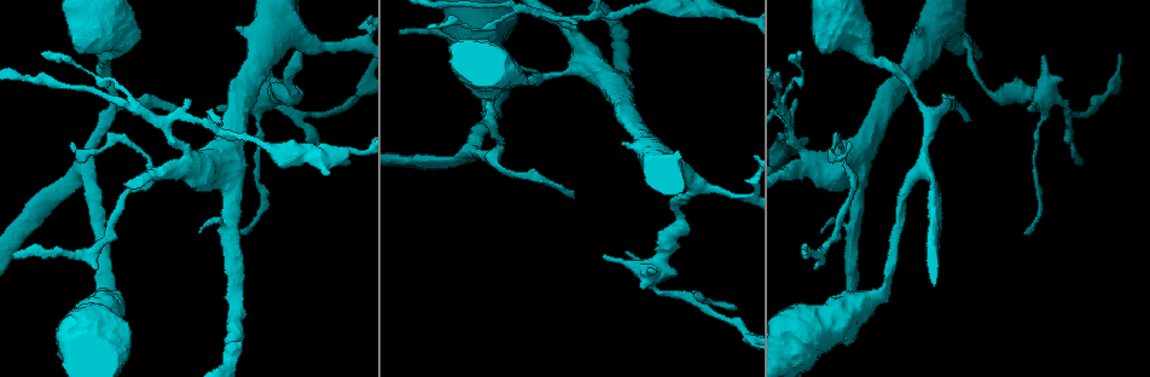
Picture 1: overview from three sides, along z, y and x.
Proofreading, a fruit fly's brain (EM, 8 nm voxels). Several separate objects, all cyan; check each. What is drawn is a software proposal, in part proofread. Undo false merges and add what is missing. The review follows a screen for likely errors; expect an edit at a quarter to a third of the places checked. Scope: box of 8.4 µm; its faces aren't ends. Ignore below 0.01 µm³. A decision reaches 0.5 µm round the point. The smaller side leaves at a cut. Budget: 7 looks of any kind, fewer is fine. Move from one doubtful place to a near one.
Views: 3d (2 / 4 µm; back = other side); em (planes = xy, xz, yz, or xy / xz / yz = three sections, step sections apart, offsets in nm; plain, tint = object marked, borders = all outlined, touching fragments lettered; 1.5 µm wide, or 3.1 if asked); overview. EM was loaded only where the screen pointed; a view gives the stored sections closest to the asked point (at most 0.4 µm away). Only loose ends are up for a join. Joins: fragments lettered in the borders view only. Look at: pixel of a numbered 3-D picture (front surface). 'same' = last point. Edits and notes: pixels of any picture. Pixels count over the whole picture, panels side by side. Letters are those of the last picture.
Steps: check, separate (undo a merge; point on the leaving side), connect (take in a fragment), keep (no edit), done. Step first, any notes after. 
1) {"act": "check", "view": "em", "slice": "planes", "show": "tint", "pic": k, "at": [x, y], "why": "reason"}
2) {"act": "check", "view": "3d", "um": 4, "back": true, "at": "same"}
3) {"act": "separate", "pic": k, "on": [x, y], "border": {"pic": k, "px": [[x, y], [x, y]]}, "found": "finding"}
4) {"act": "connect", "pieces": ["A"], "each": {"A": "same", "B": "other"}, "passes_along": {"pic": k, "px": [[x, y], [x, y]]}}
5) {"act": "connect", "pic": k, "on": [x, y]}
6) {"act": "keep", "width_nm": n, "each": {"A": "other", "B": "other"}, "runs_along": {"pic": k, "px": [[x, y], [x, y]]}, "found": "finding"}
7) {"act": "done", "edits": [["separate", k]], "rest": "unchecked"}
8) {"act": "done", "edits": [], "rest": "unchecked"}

{"act": "check", "view": "em", "slice": "planes", "show": "plain", "pic": 1, "at": [574, 195], "why": "thin end"}

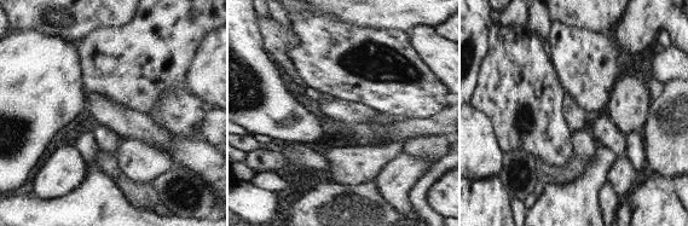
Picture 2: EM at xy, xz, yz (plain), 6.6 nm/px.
{"act": "check", "view": "em", "slice": "planes", "show": "borders", "at": "same", "why": "see the neighbours"}

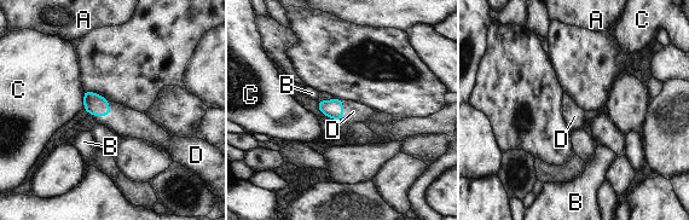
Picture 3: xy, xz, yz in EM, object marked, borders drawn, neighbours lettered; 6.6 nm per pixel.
{"act": "connect", "pieces": ["D"], "each": {"A": "other", "B": "other", "C": "other", "D": "same"}, "passes_along": {"pic": 3, "px": [[94, 104], [108, 115], [123, 121]]}, "found": "it goes on there"}

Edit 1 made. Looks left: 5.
{"act": "check", "view": "overview"}

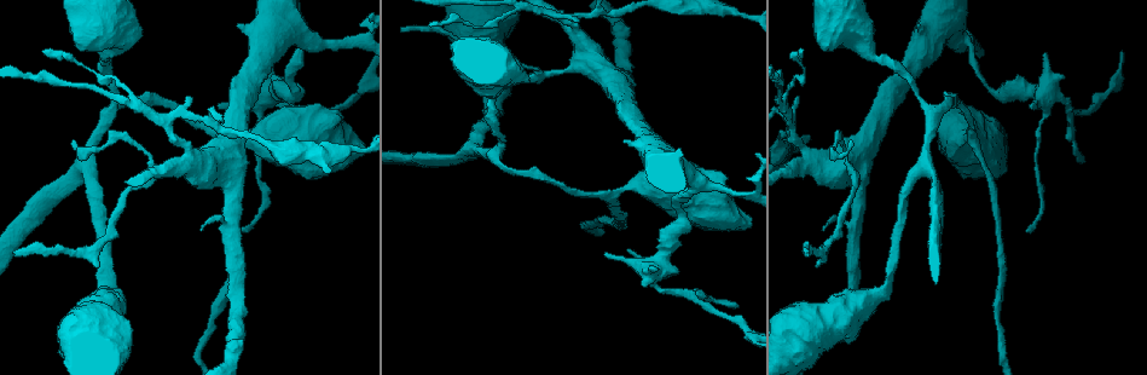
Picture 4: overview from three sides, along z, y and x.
{"act": "check", "view": "em", "slice": "xz", "step": 8, "show": "tint", "pic": 4, "at": [498, 159], "why": "a narrow waist"}

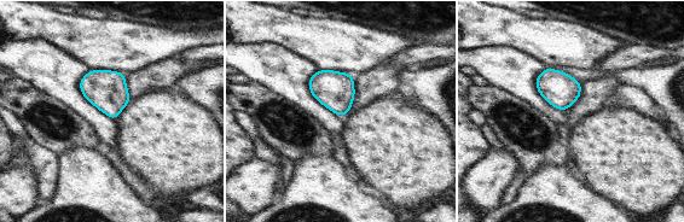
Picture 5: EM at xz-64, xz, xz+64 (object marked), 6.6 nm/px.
{"act": "check", "view": "em", "slice": "xy", "step": 8, "show": "borders", "at": "same"}

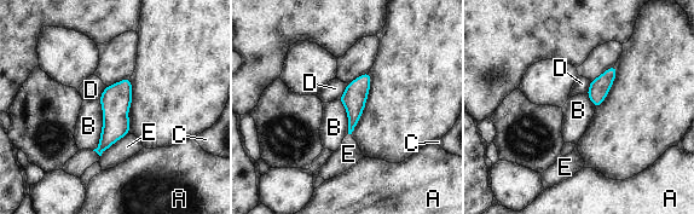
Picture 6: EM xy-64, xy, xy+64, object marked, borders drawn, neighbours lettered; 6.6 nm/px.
{"act": "keep", "each": {"A": "other", "B": "other", "C": "other", "D": "other", "E": "other"}, "found": "one neuron here"}

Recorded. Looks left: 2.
{"act": "check", "view": "em", "slice": "planes", "show": "tint", "pic": 4, "at": [42, 51], "why": "tapers out"}

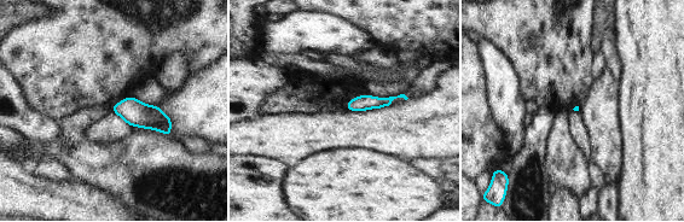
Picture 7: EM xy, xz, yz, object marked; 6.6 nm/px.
{"act": "check", "view": "em", "slice": "planes", "show": "borders", "at": "same", "why": "see the neighbours"}

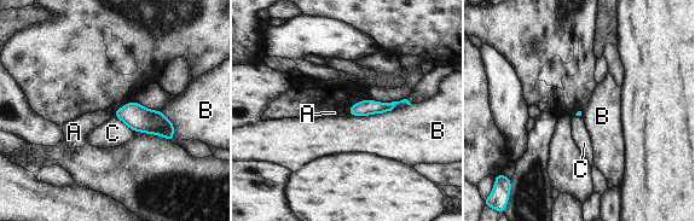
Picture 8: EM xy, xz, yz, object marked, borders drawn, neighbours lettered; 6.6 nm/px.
{"act": "keep", "each": {"A": "other", "B": "other", "C": "other"}, "found": "none of them fits"}

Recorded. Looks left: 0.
{"act": "done", "edits": [["connect", 3]], "rest": "unchecked"}

